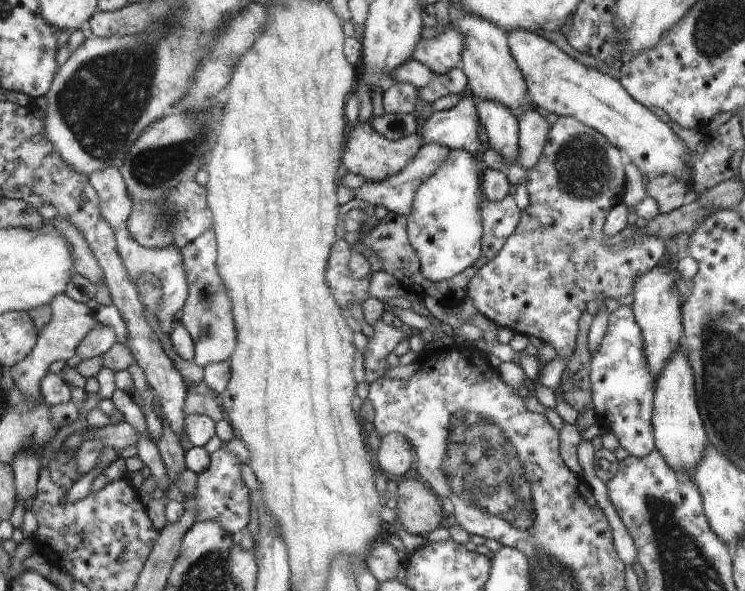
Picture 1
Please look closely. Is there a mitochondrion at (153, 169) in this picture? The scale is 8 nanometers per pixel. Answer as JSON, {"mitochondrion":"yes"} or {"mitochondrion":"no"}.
{"mitochondrion":"yes"}

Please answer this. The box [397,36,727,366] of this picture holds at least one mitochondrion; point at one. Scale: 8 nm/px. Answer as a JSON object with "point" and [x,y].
{"point":[584,171]}

